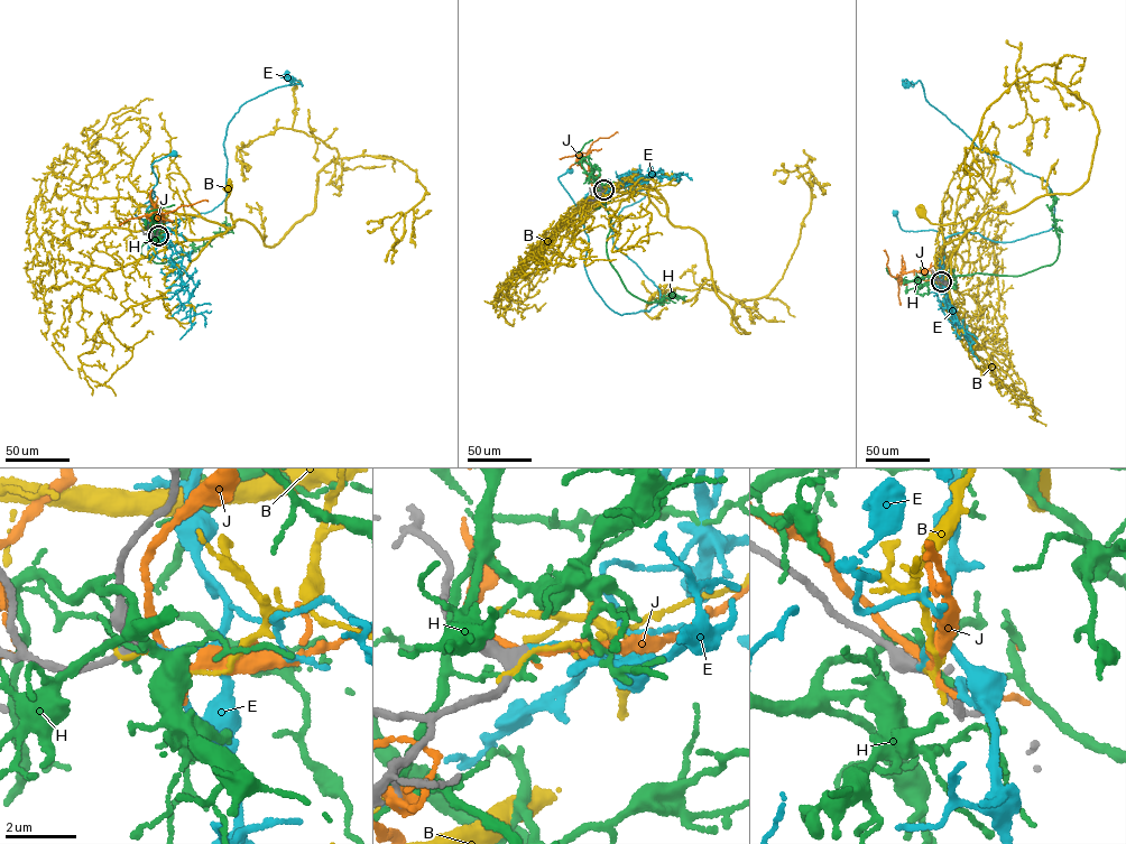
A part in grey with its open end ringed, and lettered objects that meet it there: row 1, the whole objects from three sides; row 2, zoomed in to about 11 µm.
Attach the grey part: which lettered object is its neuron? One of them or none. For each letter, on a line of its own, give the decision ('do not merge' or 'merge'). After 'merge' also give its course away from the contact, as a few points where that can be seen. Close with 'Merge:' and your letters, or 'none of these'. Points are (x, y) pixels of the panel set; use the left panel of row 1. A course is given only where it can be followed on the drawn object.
B: do not merge
E: merge; it runs (157, 235), (159, 228), (153, 224), (150, 202), (157, 179), (151, 164), (175, 154)
H: do not merge
J: do not merge
Merge: E

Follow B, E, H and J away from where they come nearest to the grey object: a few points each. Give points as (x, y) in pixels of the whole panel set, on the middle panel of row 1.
B: (603, 191), (651, 186), (663, 197), (665, 215), (634, 172)
E: (603, 189), (578, 213), (557, 177), (570, 170)
H: (603, 191), (610, 219), (607, 251), (627, 290), (647, 303), (673, 293), (677, 298), (686, 296)
J: (603, 189), (588, 165), (577, 158), (600, 138), (617, 132)

